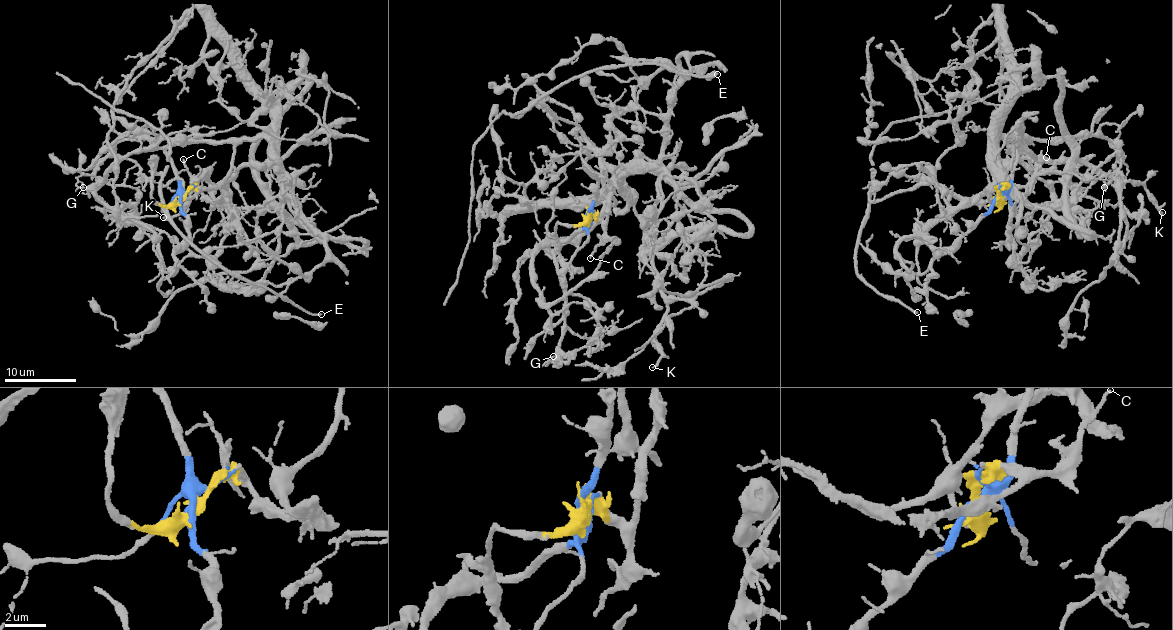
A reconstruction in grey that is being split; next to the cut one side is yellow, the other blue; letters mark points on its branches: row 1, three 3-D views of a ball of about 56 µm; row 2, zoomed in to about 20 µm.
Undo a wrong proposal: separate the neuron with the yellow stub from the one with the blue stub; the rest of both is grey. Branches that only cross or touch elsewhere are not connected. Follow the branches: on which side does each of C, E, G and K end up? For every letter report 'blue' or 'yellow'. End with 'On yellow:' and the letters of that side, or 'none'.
C: yellow
E: yellow
G: blue
K: blue
On yellow: C, E

